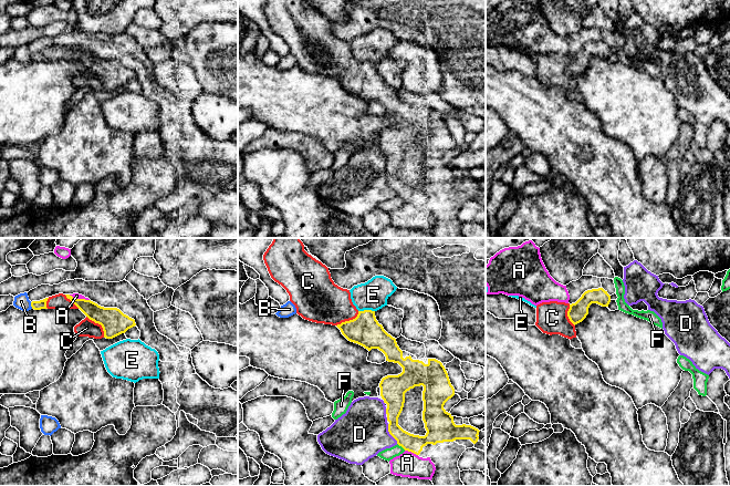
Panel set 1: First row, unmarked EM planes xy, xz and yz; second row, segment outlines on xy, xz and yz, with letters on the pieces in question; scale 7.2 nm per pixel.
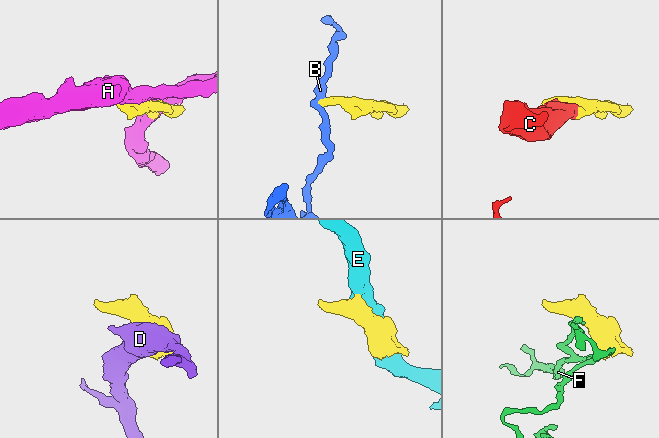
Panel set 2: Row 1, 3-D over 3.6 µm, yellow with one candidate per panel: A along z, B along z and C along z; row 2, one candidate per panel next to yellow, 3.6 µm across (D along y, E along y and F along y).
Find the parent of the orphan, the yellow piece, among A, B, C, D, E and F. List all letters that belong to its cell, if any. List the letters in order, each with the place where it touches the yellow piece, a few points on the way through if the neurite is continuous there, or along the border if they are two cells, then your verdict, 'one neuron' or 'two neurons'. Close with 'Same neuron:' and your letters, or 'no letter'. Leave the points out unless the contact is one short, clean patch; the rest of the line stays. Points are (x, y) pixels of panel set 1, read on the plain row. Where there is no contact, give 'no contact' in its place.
A: xz (412, 204) | two neurons
B: xy (31, 58) | along xy (30, 54), (32, 60) | two neurons
C: xy (100, 75) | one neuron
D: xz (389, 185) | two neurons
E: xz (366, 62) | along xz (374, 62), (358, 63) | two neurons
F: xz (402, 198) | along xz (397, 195), (405, 202) | two neurons
Same neuron: C

